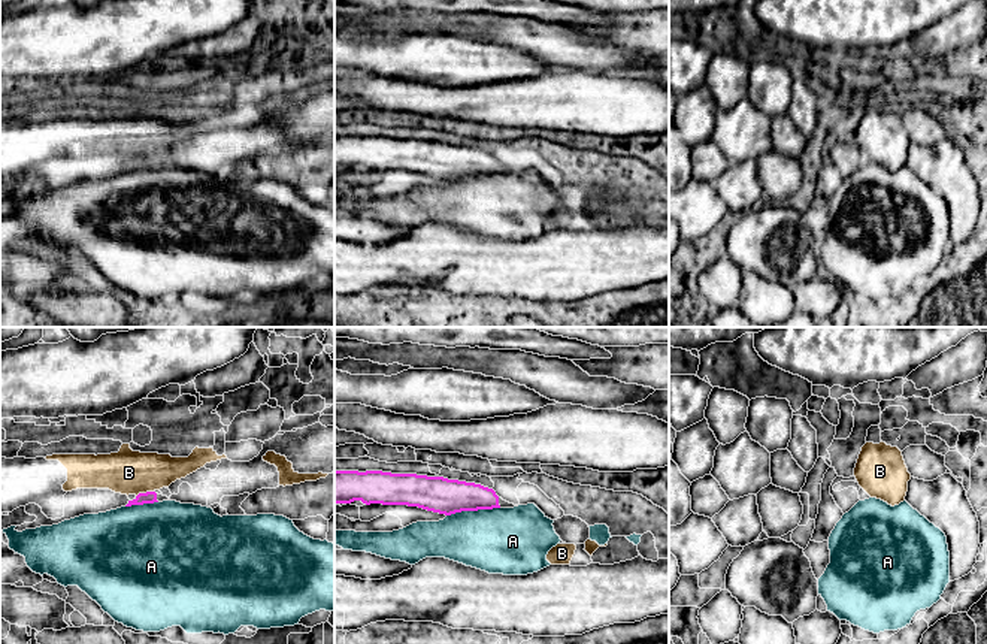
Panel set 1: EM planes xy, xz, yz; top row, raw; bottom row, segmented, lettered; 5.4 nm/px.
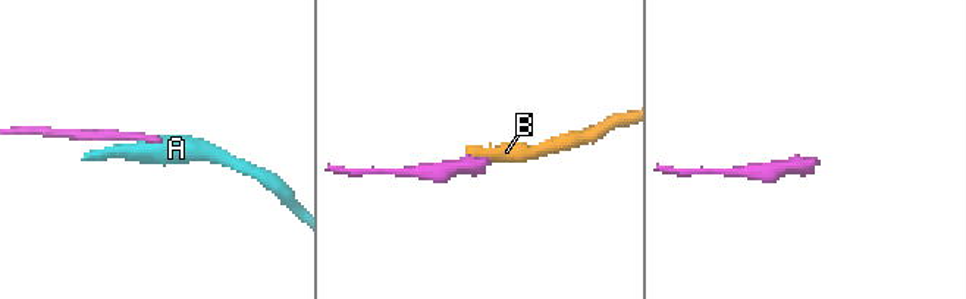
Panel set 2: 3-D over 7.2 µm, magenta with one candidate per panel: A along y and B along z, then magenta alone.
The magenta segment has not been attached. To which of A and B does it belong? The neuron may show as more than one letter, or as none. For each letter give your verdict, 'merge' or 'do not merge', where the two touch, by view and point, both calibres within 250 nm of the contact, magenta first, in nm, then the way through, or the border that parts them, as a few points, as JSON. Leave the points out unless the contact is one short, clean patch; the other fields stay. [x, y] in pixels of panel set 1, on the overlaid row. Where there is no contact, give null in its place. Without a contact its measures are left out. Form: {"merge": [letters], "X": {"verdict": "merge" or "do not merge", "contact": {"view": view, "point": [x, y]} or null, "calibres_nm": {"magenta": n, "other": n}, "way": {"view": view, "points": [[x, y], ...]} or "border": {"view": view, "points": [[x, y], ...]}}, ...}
{"merge": [], "A": {"verdict": "do not merge", "contact": {"view": "xz", "point": [472, 510]}, "calibres_nm": {"magenta": 190, "other": 360}}, "B": {"verdict": "do not merge", "contact": {"view": "xy", "point": [144, 493]}, "calibres_nm": {"magenta": 60, "other": 240}, "border": {"view": "xy", "points": [[153, 490], [136, 496]]}}}

